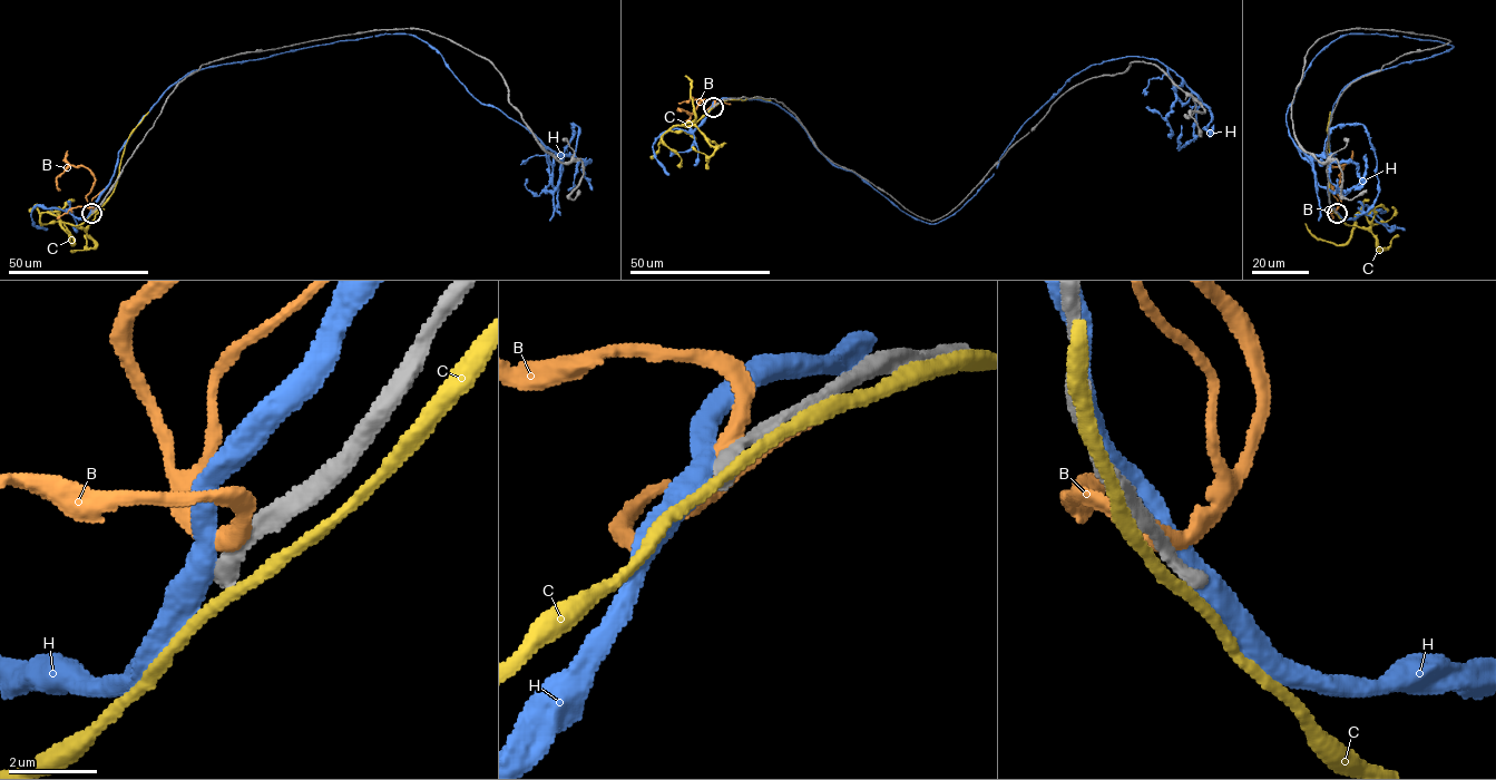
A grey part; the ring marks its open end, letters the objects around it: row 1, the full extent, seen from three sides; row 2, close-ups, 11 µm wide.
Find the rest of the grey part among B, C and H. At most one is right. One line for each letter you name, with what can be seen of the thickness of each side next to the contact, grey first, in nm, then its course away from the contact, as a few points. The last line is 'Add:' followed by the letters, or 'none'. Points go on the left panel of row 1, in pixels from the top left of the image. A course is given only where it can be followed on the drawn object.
Add: none

